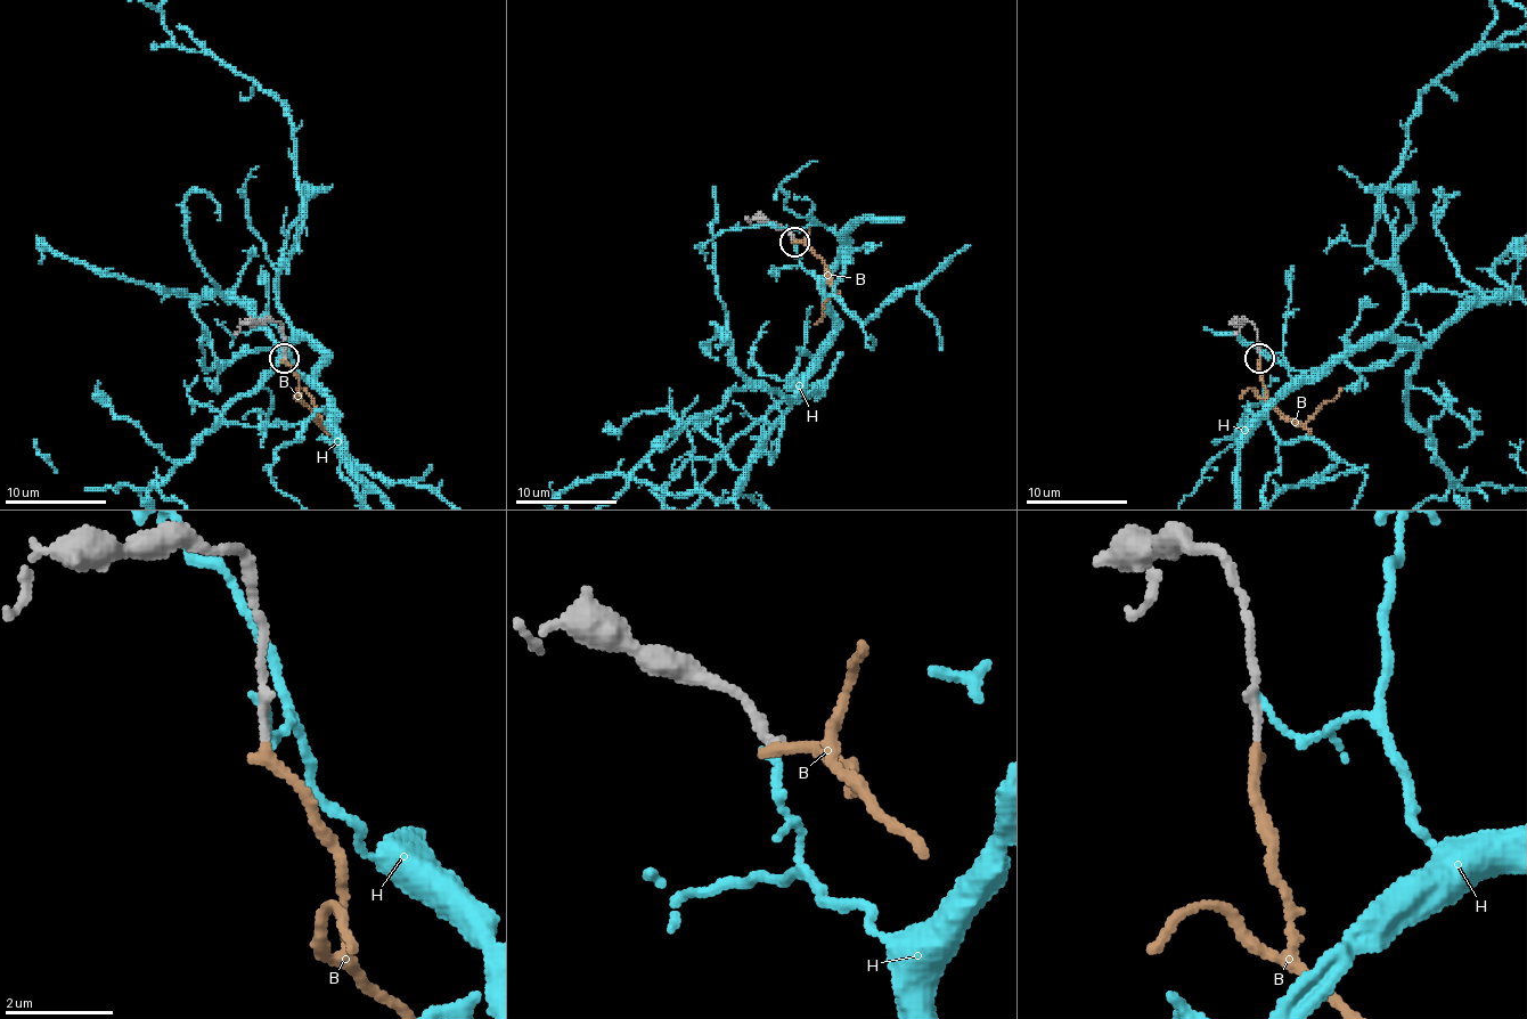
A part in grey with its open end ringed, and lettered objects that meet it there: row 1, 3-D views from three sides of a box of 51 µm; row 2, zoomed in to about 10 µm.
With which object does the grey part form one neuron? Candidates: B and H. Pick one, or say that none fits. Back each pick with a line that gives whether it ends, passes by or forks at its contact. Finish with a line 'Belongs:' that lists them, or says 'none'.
B: it ends
Belongs: B

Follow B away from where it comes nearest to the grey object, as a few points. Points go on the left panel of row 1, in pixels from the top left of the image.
B: (284, 357), (299, 381), (299, 396), (319, 424), (321, 416), (303, 388)

